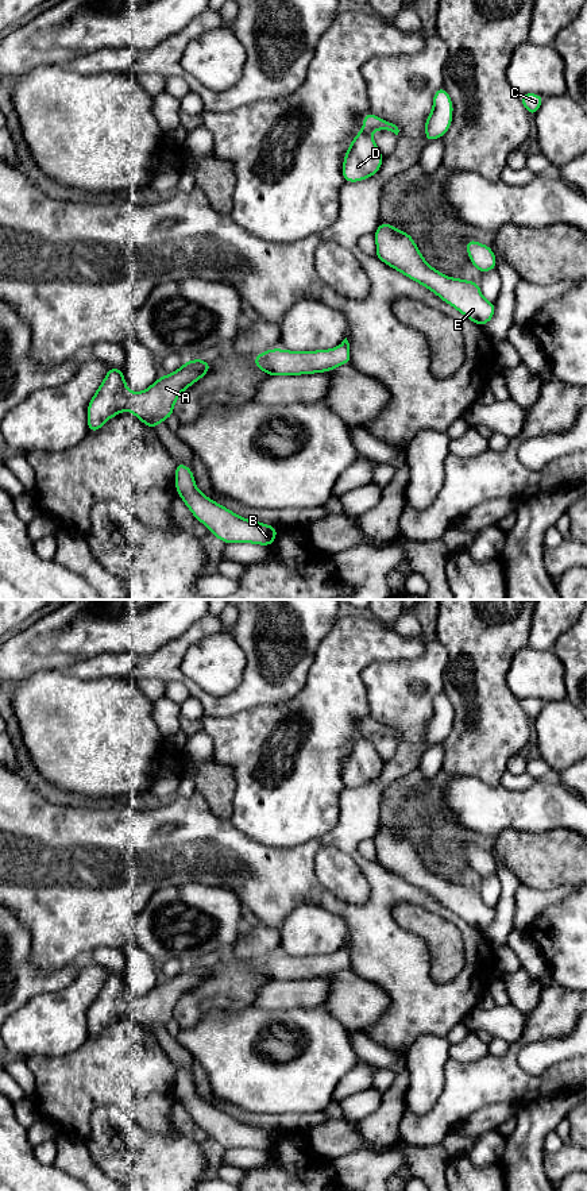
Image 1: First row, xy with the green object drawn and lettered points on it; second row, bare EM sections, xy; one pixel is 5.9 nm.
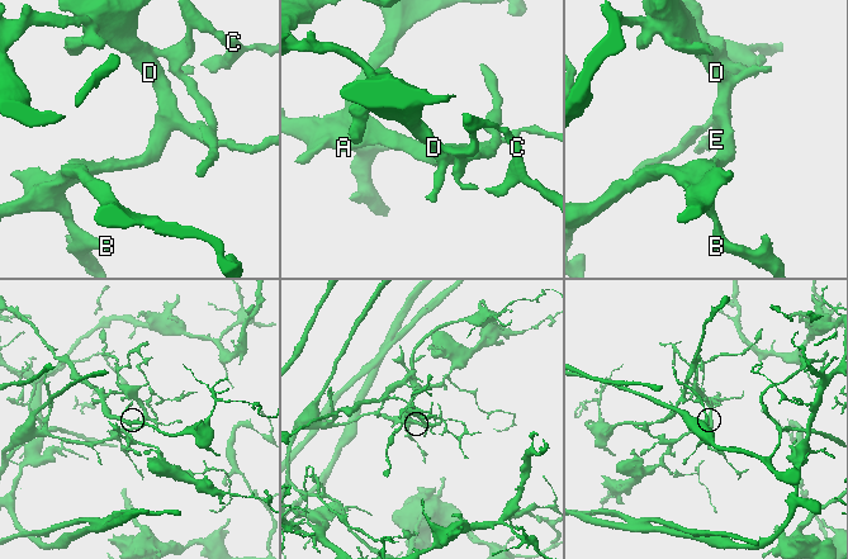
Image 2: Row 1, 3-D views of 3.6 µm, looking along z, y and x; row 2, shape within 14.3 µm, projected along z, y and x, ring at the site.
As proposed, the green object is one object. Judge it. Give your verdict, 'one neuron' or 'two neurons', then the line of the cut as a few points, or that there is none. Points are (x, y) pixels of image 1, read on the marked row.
two neurons; cut xy (363, 130), (369, 134)

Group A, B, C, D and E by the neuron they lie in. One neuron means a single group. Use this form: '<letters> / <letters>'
A B D E / C

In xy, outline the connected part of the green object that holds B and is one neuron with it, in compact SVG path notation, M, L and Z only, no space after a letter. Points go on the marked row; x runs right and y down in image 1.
M175 462L175 492L193 516L225 544L252 543L270 547L278 535L277 527L240 517L204 496L196 486L192 469L181 462Z

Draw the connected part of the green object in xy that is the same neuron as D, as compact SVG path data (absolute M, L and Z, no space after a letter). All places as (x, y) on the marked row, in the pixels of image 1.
M364 131L358 132L344 155L341 167L344 182L358 182L375 176L383 158L371 135Z

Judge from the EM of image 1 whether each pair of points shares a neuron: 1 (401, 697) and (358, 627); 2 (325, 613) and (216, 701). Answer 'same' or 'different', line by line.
1: different
2: same

